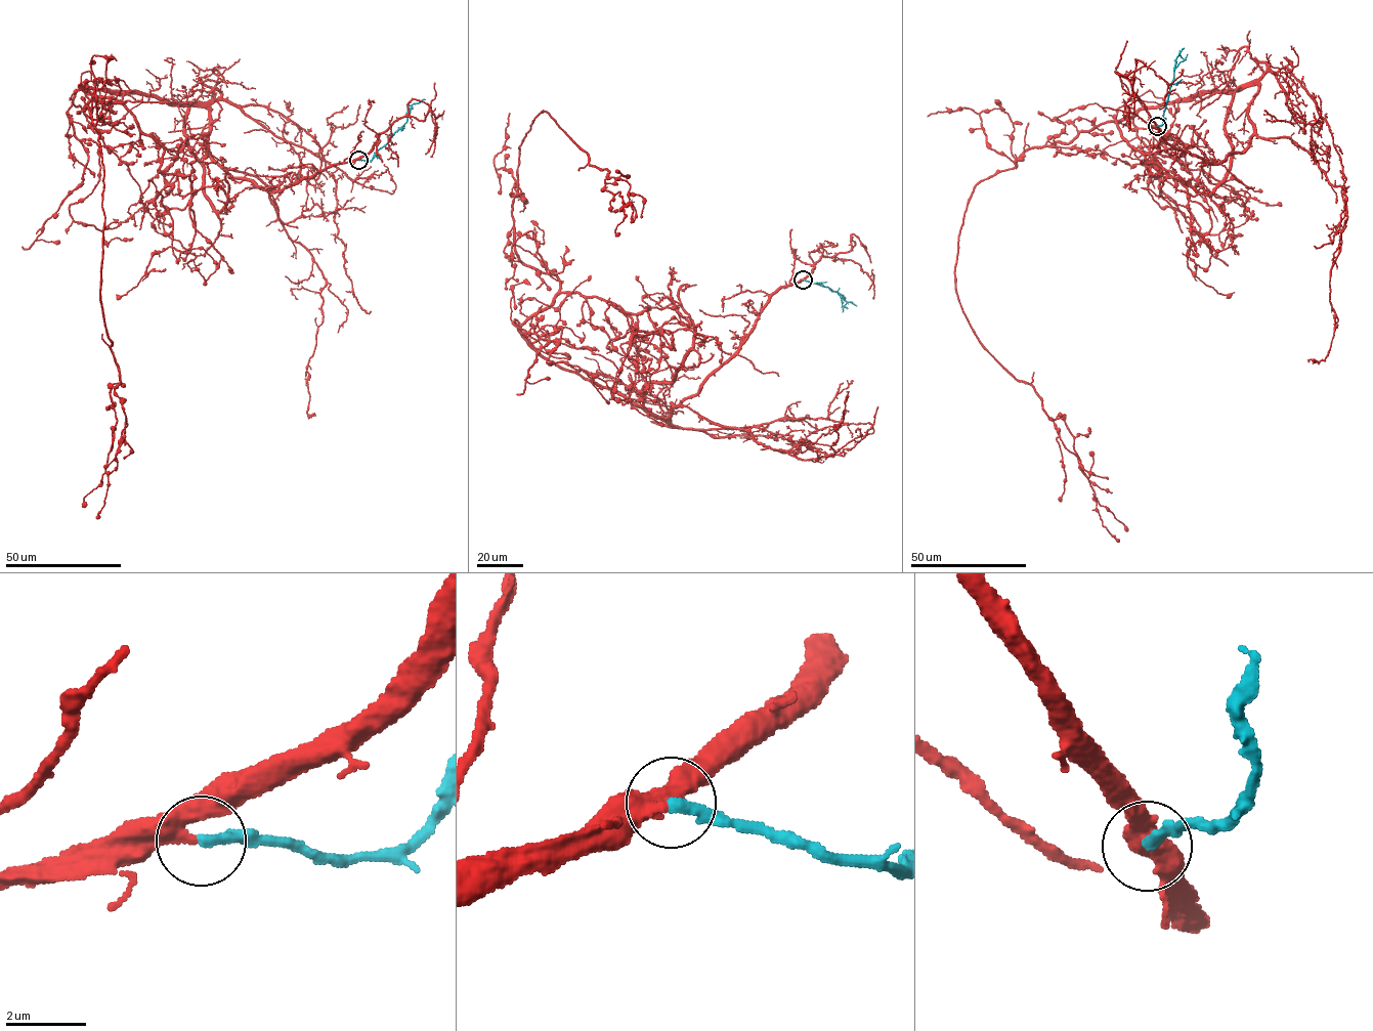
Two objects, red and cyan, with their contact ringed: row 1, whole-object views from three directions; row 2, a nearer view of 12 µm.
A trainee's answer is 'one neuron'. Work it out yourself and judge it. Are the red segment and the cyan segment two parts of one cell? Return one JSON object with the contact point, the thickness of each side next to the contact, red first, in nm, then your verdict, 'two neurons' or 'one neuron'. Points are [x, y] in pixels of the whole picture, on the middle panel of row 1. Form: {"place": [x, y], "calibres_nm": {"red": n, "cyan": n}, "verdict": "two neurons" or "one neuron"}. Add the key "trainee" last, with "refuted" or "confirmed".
{"place": [803, 280], "calibres_nm": {"red": 340, "cyan": 280}, "verdict": "one neuron", "trainee": "confirmed"}

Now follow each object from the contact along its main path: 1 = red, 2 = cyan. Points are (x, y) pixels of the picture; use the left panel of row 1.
1: (358, 160), (268, 191), (211, 158), (201, 105), (81, 87), (126, 101), (84, 108), (120, 379), (96, 518)
2: (358, 160), (369, 161), (406, 122), (411, 105), (425, 99)

